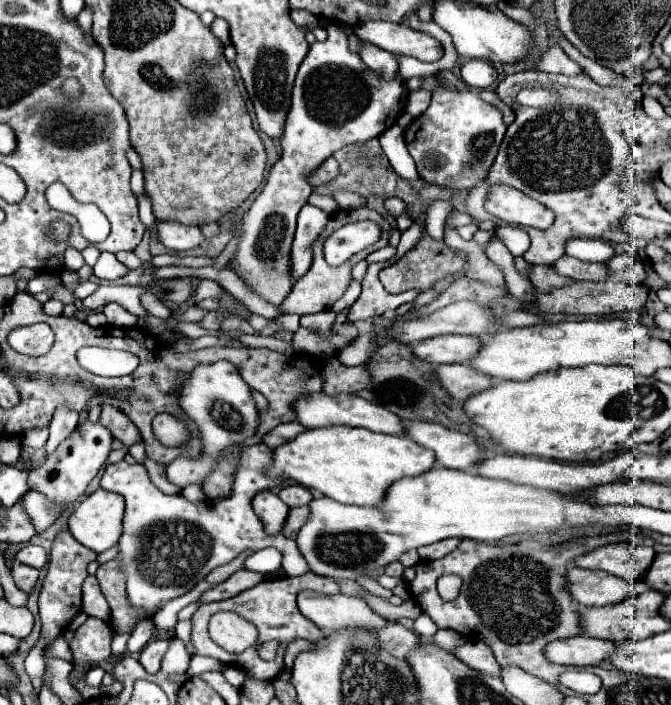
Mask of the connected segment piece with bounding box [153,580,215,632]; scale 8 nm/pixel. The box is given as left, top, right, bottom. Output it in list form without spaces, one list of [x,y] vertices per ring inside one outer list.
[[[201,580],[201,582],[199,582],[193,590],[189,590],[187,594],[179,596],[179,598],[175,598],[175,600],[169,600],[161,610],[155,612],[155,616],[153,616],[155,626],[157,626],[159,630],[173,632],[173,630],[175,630],[175,624],[177,624],[177,614],[179,614],[179,610],[185,608],[187,604],[195,602],[203,592],[211,590],[213,586],[215,586],[215,584],[211,584],[211,582],[207,582],[207,580]]]

